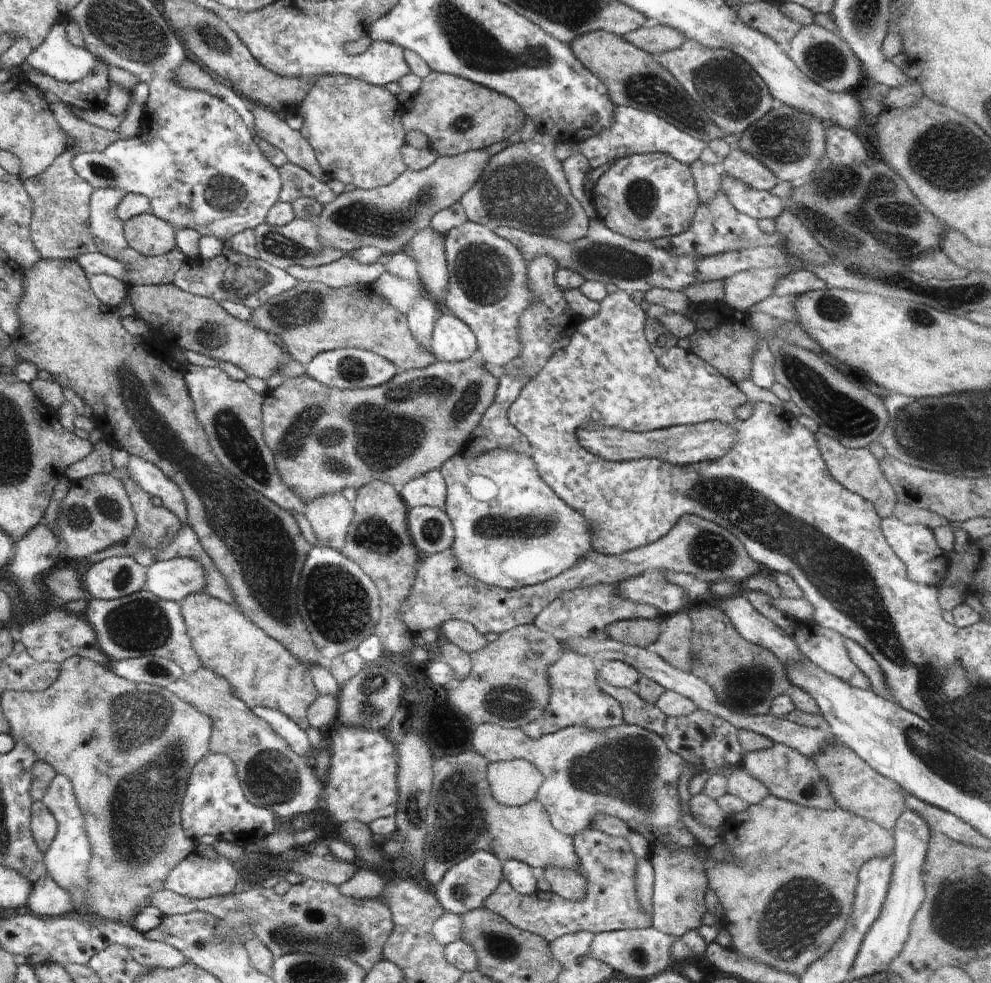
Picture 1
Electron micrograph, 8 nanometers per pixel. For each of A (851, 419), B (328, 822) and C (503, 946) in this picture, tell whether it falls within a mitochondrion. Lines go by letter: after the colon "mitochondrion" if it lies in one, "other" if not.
A: mitochondrion
B: other
C: mitochondrion

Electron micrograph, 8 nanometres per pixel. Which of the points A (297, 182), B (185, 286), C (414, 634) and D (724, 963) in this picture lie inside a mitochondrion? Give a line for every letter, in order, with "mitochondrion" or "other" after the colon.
A: other
B: other
C: other
D: other

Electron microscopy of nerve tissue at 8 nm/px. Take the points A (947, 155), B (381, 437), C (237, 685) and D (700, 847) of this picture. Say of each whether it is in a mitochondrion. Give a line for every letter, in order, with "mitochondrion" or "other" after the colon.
A: mitochondrion
B: mitochondrion
C: other
D: other

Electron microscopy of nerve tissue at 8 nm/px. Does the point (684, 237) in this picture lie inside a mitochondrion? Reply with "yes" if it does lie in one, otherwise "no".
no

